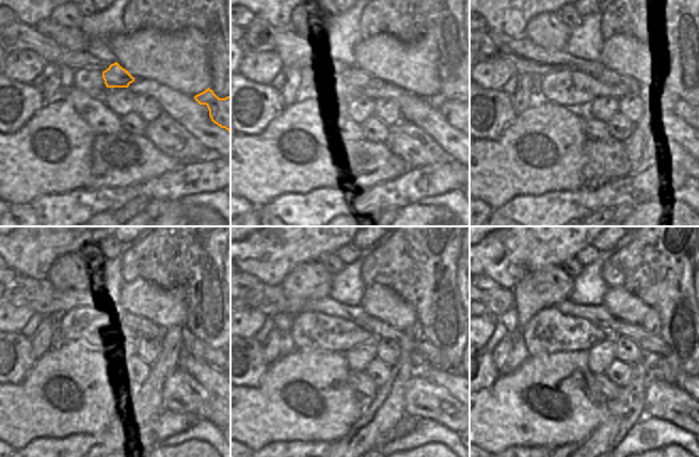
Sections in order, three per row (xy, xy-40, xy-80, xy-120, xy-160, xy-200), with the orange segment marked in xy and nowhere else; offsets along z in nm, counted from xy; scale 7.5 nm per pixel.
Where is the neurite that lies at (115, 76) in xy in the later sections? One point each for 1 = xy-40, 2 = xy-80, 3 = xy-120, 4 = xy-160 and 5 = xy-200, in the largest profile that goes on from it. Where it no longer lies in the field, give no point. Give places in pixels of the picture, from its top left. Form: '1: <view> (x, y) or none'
1: xy-40 (359, 77)
2: xy-80 (608, 77)
3: xy-120 (143, 327)
4: xy-160 (377, 328)
5: xy-200 (647, 343)

